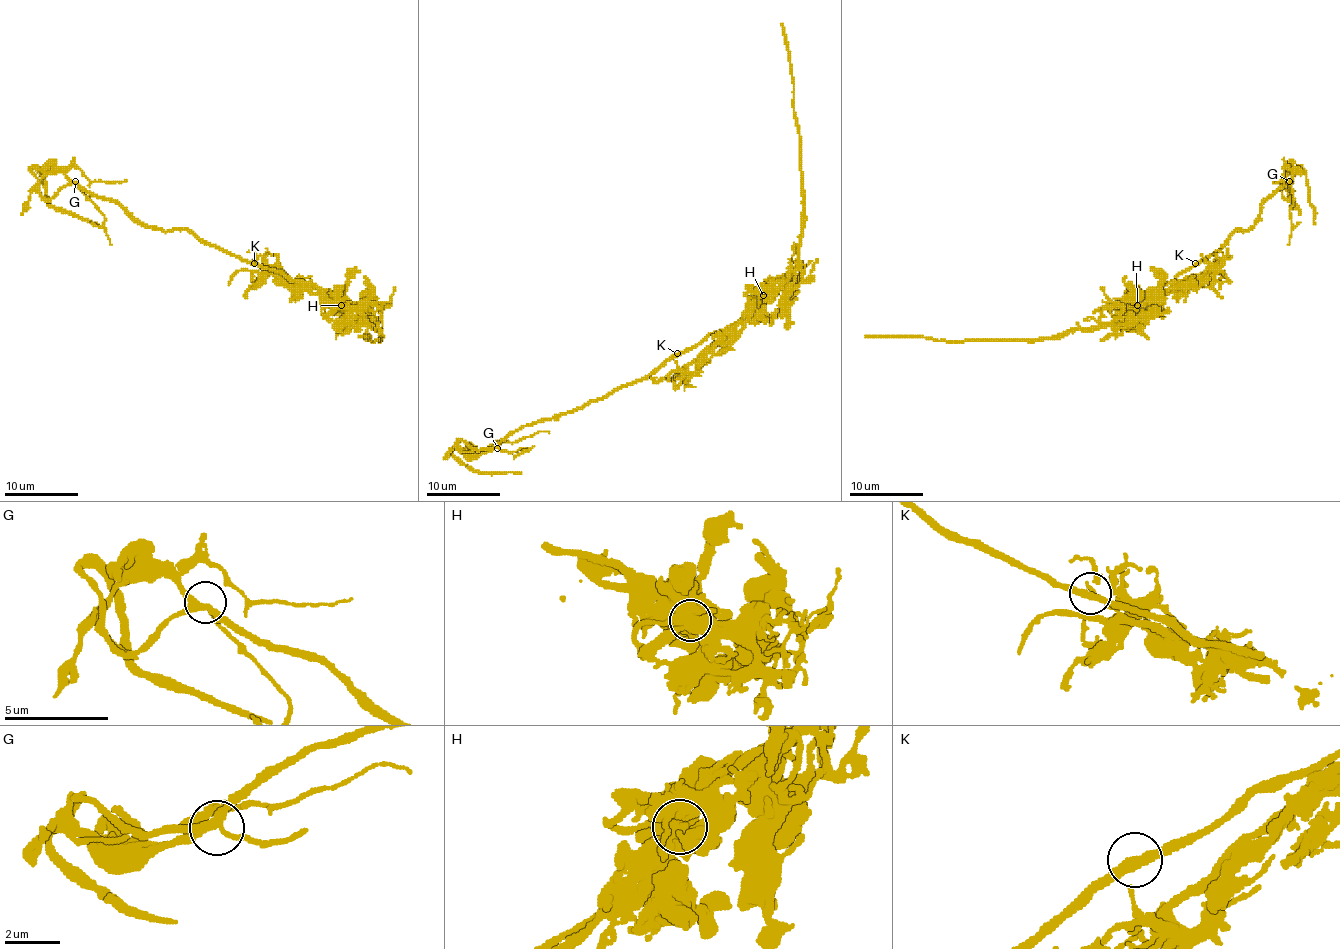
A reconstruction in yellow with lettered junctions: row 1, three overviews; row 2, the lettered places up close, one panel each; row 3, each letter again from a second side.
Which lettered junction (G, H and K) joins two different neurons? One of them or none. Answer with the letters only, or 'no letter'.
H

